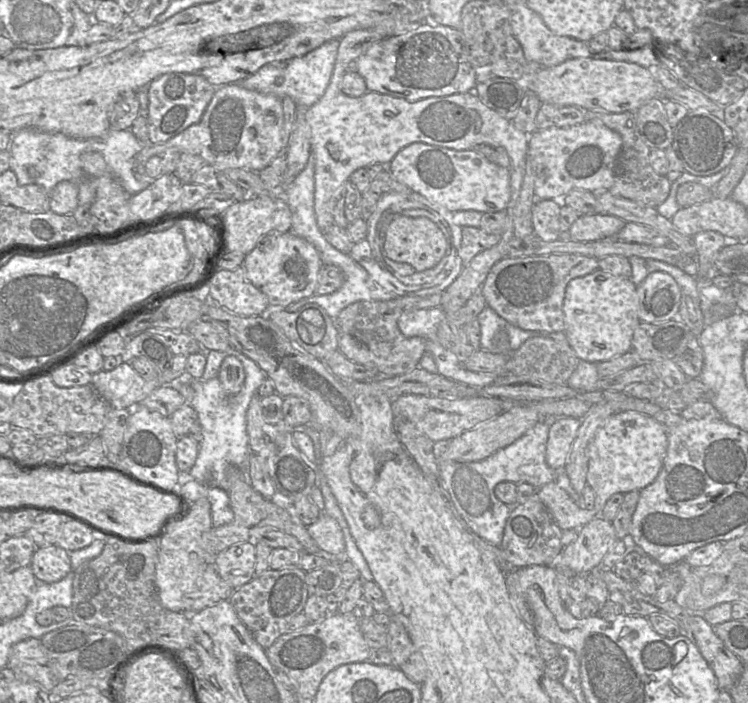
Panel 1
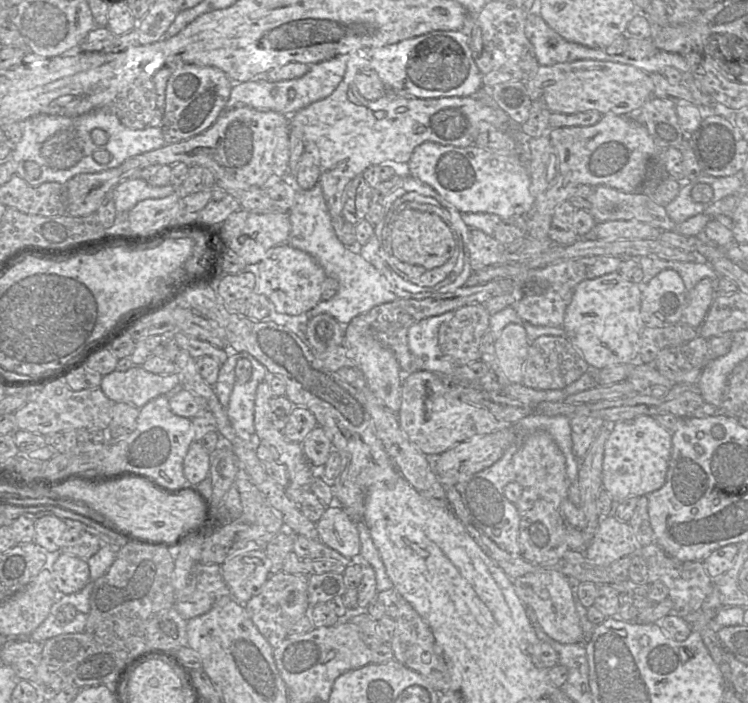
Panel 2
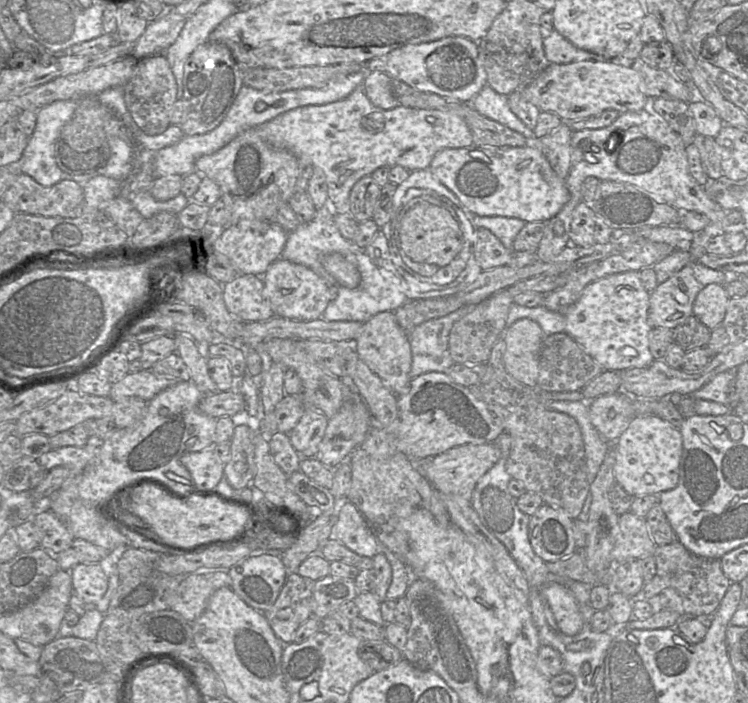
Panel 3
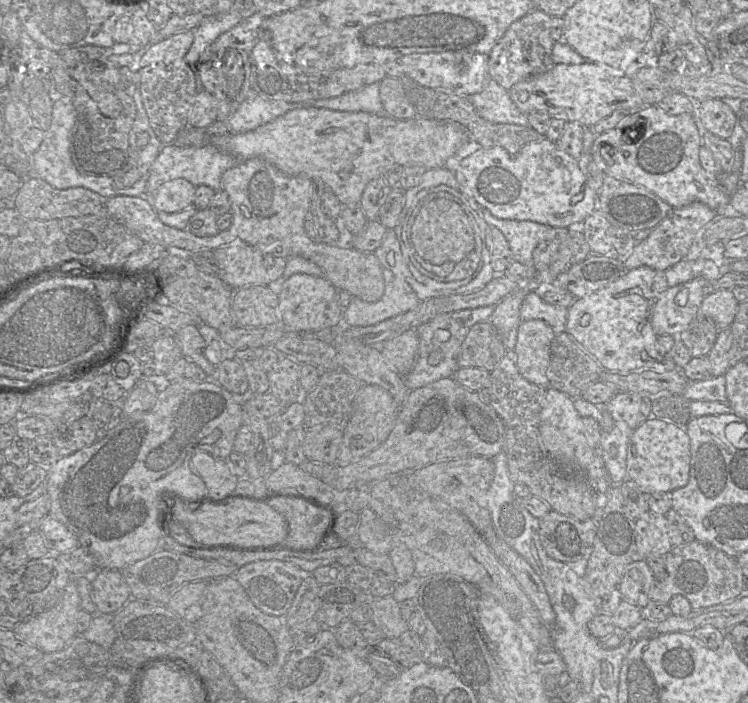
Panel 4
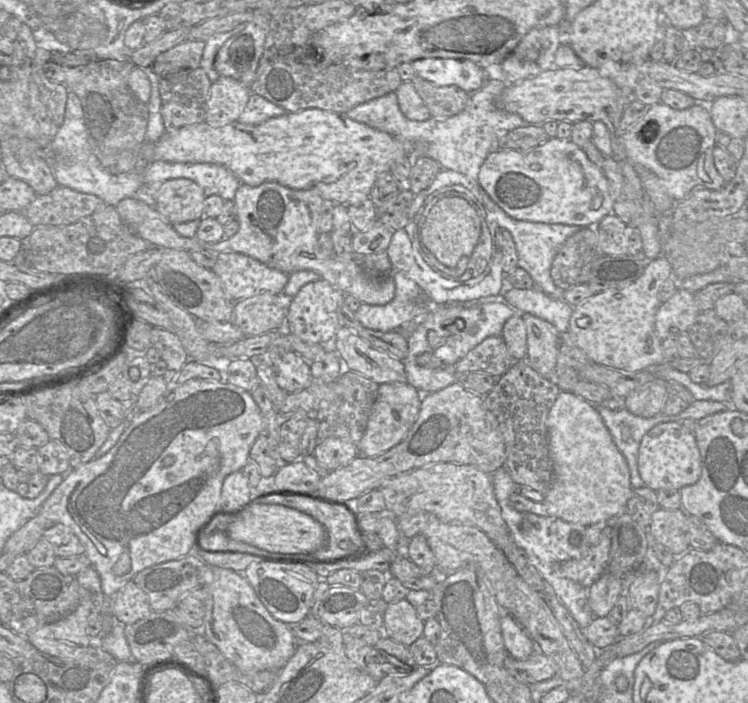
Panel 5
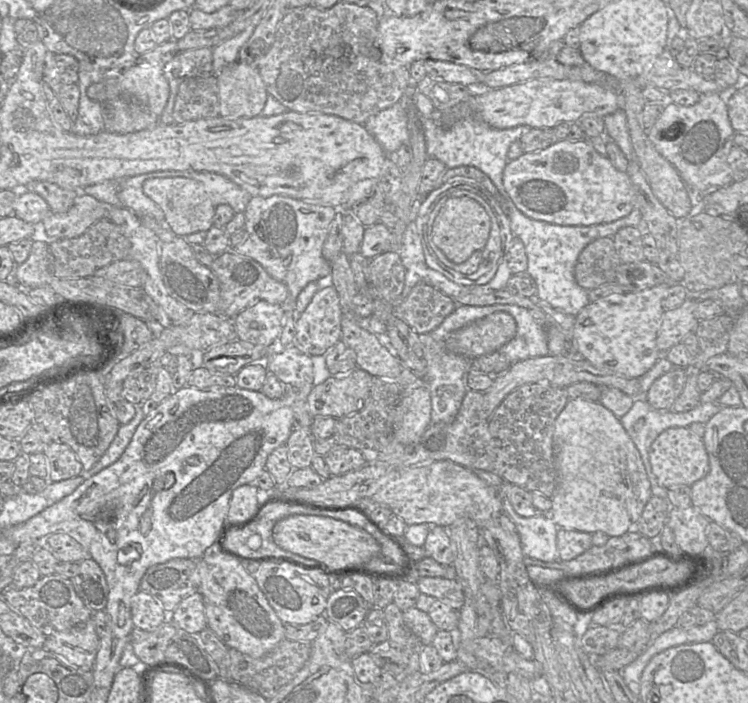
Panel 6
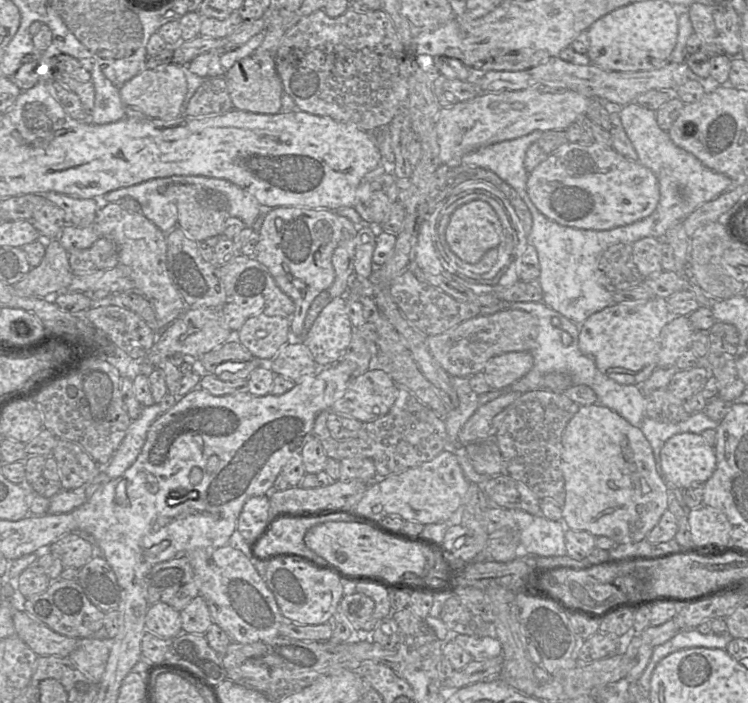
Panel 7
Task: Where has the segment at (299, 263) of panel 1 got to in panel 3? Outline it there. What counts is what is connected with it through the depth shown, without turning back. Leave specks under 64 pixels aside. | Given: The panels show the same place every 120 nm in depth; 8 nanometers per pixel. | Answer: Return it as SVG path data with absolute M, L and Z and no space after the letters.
M282 257L275 260L264 274L255 275L264 284L264 296L275 316L296 321L321 319L329 304L329 285L310 268Z

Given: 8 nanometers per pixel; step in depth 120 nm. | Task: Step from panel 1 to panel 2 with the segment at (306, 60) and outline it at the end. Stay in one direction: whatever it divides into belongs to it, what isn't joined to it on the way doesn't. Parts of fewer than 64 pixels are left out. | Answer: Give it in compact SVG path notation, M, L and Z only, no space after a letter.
M338 55L332 59L309 65L310 69L307 73L291 80L271 82L257 78L246 82L236 82L232 85L226 109L249 106L257 110L275 111L291 116L310 104L331 95L344 77L348 59L349 55Z

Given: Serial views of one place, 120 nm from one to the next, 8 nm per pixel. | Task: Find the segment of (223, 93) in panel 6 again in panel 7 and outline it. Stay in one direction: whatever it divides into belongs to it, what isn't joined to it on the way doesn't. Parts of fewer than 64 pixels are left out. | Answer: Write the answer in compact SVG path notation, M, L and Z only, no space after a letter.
M252 54L236 62L224 75L227 89L235 110L256 114L278 114L284 94L281 80L275 69L271 54Z

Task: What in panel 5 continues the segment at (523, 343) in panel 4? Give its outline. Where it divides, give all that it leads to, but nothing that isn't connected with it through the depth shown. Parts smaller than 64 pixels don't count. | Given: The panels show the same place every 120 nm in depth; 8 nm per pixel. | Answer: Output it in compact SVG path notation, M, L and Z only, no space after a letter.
M521 314L527 331L525 362L542 377L557 384L555 372L559 332L549 322L531 314Z

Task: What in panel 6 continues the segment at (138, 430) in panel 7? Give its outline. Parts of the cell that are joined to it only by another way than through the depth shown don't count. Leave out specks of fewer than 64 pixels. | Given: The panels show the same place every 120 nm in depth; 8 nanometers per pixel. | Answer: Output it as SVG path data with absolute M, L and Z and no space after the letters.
M137 404L134 418L127 424L120 425L115 438L109 445L106 452L89 471L85 471L87 473L87 478L110 466L122 456L129 445L135 430L144 417L145 413L142 411L140 404Z

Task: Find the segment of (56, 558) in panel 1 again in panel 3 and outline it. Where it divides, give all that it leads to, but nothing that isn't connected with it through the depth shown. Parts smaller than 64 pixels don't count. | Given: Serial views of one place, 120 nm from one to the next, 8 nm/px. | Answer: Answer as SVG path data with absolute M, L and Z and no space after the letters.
M79 564L70 570L74 595L95 607L107 593L108 577L100 564Z

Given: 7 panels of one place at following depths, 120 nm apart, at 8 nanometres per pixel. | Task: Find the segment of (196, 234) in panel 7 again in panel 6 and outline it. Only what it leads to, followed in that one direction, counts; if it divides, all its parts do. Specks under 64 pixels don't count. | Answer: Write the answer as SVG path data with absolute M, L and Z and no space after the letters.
M184 177L152 178L143 183L143 192L164 213L164 223L175 235L186 237L196 232L207 232L214 224L216 206L204 186L194 179Z

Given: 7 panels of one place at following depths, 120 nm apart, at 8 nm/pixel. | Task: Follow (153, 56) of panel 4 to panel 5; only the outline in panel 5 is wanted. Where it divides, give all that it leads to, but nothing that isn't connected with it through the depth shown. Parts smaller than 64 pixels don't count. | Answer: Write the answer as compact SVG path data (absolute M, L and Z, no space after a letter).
M188 39L161 53L151 69L159 77L162 77L185 69L199 68L204 47L204 41Z

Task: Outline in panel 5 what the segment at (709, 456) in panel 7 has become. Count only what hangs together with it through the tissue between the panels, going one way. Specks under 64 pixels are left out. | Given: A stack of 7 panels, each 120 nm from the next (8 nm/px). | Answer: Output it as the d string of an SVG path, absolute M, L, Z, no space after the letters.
M663 422L654 426L641 440L637 466L645 486L654 491L680 490L695 484L701 476L702 468L694 434L680 422Z

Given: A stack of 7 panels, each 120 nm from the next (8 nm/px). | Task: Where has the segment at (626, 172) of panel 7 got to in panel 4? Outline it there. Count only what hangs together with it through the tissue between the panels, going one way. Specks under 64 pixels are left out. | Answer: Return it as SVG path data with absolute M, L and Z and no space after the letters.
M547 138L525 145L515 155L502 147L482 147L463 158L454 173L459 190L474 198L500 219L529 220L550 227L569 227L571 224L583 222L596 209L596 193L588 184L578 161L559 150Z

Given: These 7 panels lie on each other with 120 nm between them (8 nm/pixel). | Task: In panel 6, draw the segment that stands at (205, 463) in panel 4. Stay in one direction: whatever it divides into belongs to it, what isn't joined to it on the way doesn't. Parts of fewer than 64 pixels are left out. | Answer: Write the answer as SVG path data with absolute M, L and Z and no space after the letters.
M252 484L242 485L233 490L226 517L226 523L231 528L247 524L262 508L261 502L258 502L257 490Z

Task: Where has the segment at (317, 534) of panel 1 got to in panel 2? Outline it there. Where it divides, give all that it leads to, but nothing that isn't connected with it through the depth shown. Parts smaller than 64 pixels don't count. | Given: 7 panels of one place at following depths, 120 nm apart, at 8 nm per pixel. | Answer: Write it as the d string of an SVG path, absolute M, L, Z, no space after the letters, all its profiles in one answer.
M326 507L322 517L316 522L318 539L326 546L347 558L358 556L361 543L357 525L343 508Z

